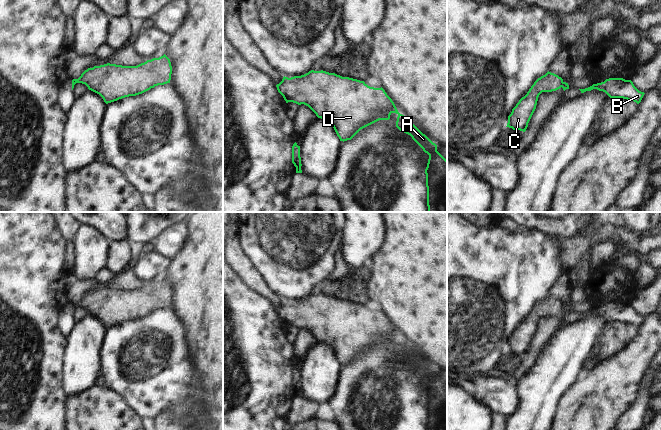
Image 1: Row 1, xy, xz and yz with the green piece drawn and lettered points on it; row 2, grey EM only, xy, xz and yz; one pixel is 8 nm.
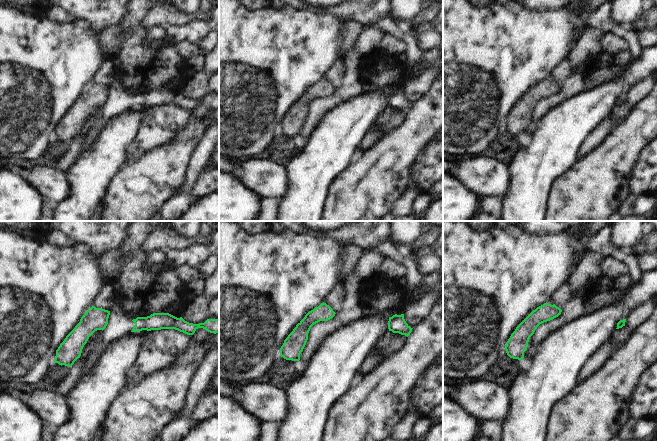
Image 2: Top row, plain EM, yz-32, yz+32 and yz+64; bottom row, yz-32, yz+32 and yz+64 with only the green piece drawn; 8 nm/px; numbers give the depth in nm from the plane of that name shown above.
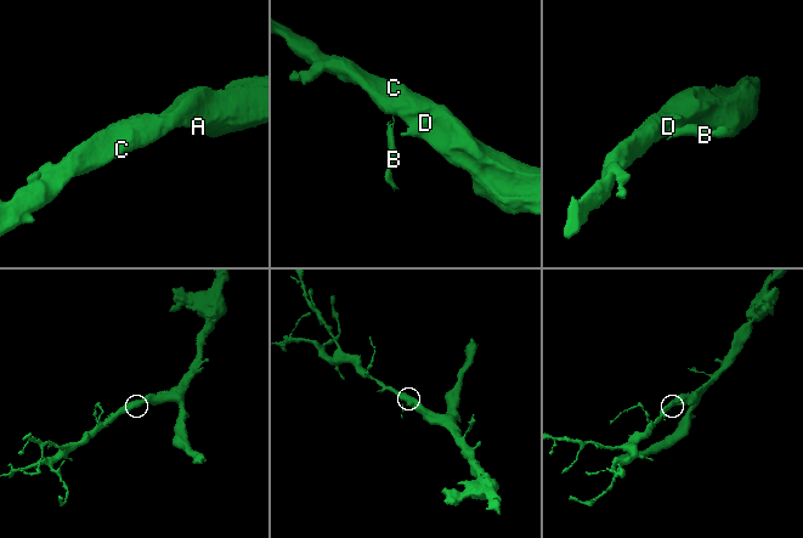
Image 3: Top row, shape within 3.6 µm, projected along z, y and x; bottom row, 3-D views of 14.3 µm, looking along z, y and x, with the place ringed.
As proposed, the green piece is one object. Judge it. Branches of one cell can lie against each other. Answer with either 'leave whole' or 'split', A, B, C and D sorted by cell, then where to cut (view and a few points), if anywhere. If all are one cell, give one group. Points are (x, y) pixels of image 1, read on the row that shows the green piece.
split; groups A C D / B; cut yz (563, 82), (561, 86)

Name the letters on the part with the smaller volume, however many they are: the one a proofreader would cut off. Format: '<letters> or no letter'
B

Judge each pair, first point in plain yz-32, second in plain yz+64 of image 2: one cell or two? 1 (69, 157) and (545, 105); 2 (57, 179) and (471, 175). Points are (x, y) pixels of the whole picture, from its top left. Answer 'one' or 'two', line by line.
1: one
2: one

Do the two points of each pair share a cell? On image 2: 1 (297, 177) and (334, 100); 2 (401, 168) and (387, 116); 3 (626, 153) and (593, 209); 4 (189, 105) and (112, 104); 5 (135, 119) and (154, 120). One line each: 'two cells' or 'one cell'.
1: two cells
2: two cells
3: one cell
4: one cell
5: two cells

